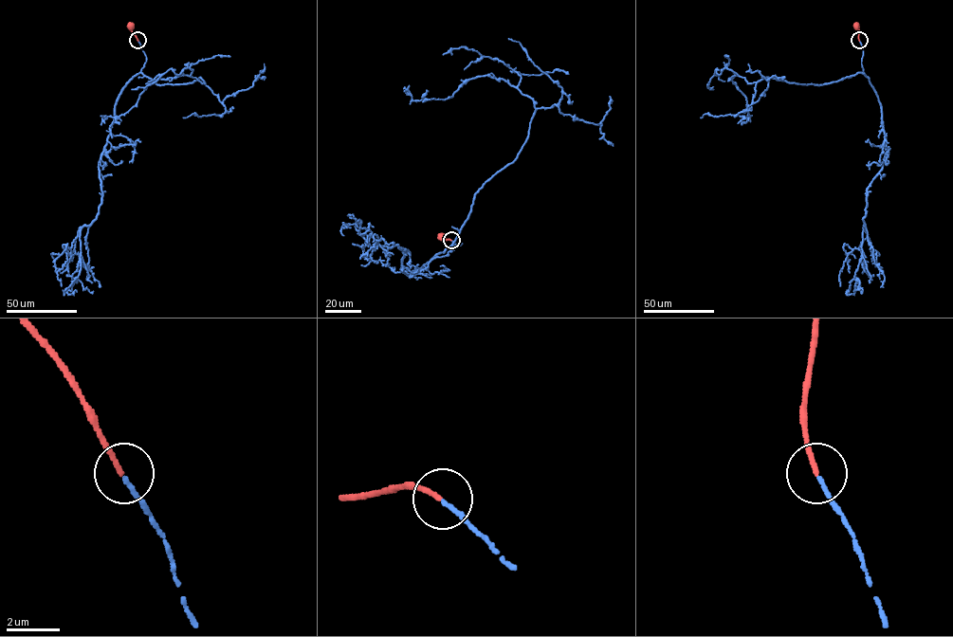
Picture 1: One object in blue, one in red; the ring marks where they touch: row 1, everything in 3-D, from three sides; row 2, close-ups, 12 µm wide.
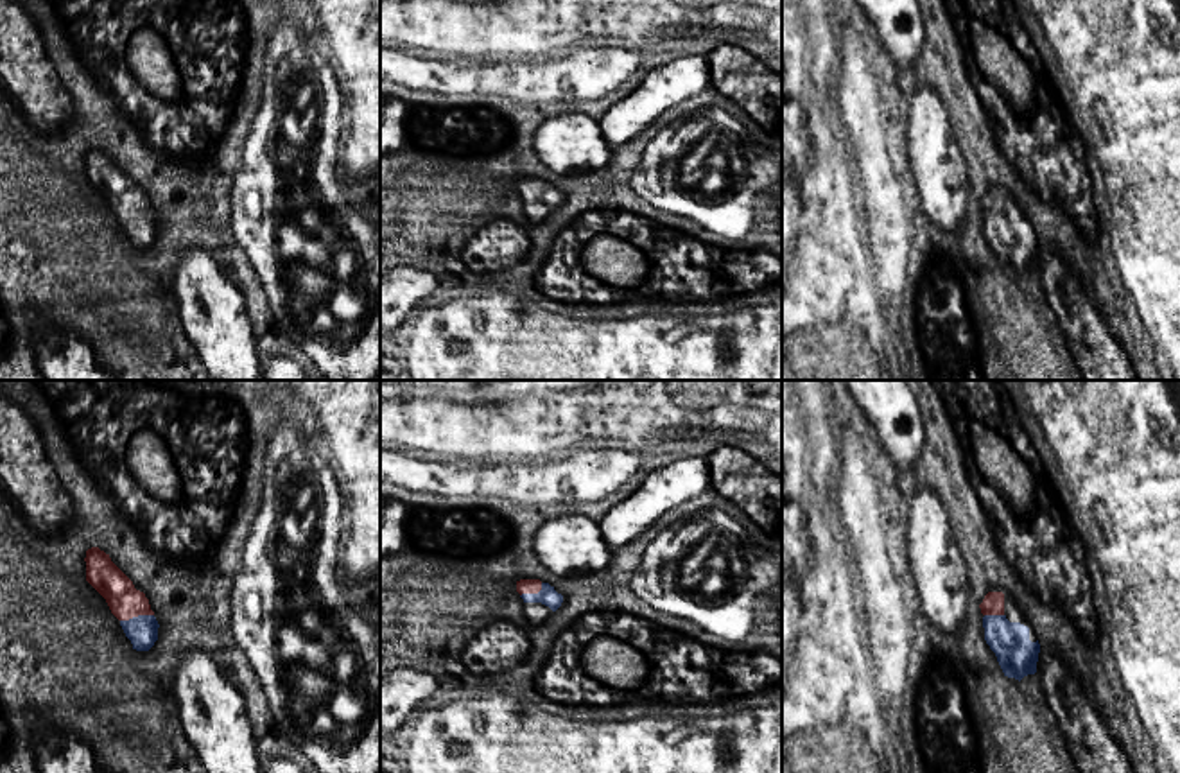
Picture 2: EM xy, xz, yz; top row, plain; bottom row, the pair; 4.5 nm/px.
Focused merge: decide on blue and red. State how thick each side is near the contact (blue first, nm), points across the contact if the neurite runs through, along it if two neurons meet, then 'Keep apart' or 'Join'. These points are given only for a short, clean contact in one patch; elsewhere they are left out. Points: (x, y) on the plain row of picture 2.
Thickness 140 nm (blue) against 150 nm. Path across: xy (142, 230), (138, 214), (124, 199). Join

